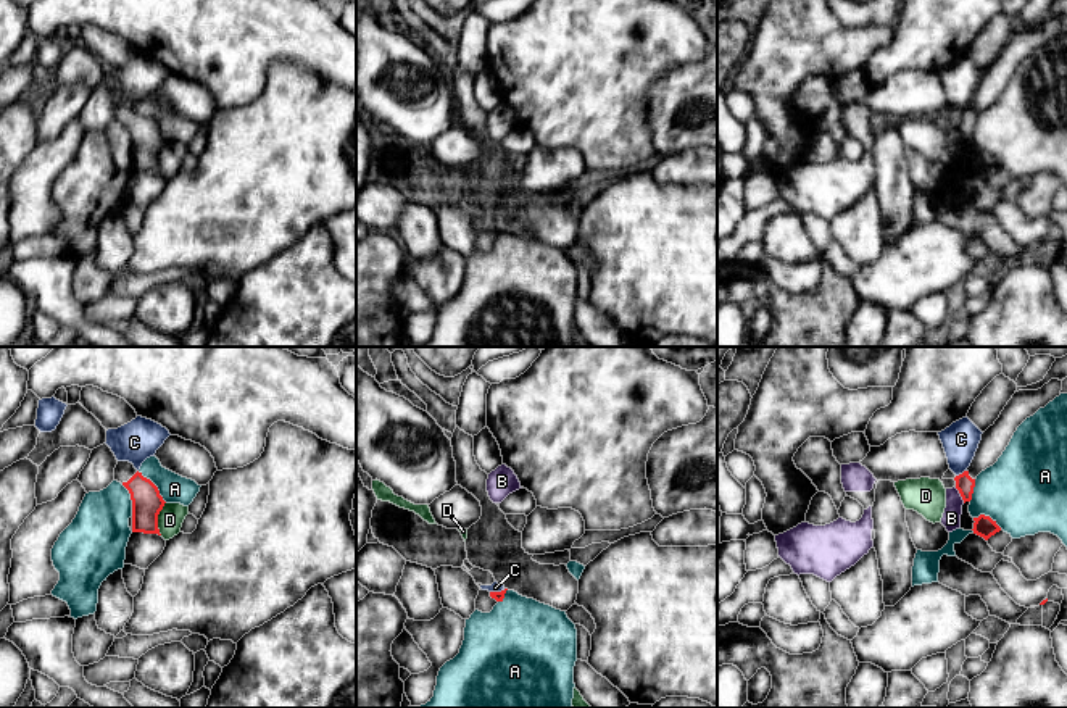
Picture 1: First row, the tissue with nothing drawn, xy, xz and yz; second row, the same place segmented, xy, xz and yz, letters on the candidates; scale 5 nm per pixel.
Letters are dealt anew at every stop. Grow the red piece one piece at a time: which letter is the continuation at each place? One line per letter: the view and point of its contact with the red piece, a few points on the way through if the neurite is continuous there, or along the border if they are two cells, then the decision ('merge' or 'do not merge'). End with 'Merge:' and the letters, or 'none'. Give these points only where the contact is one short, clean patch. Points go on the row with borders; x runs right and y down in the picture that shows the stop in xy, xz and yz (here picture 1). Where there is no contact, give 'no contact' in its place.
A: meets red in xy at (155, 486); border along xy (137, 471), (157, 487), (166, 502); do not merge
B: meets red in yz at (961, 495); border along yz (954, 487), (964, 502); do not merge
C: meets red in yz at (963, 473); border along yz (966, 470), (956, 476); do not merge
D: meets red in xy at (157, 518); do not merge
Merge: none

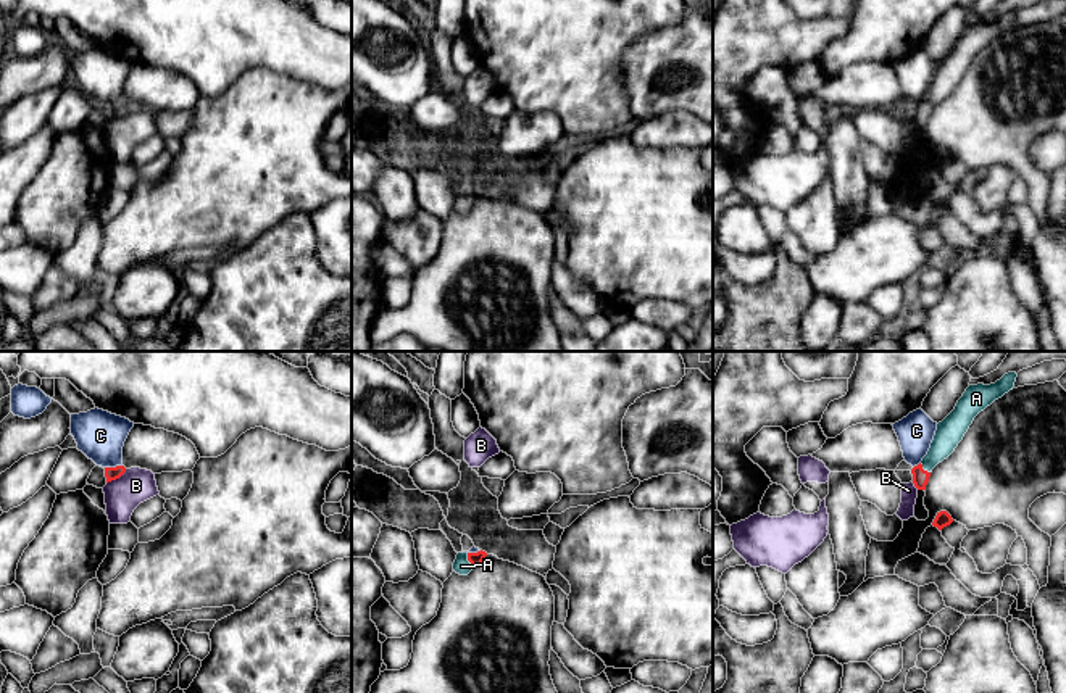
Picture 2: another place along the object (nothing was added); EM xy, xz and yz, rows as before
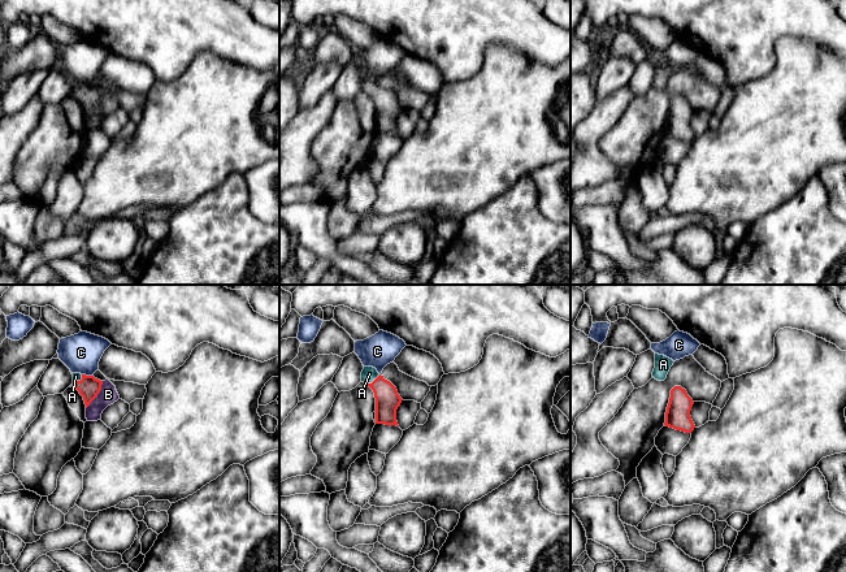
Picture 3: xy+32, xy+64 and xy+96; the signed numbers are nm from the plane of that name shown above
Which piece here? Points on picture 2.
A: meets red in xz at (468, 560); runs through xz (476, 560), (468, 560), (462, 566); merge
B: meets red in xy at (116, 477); border along xy (126, 469), (107, 484); do not merge
C: meets red in xy at (112, 468); border along xy (120, 464), (105, 468); do not merge
Merge: A

